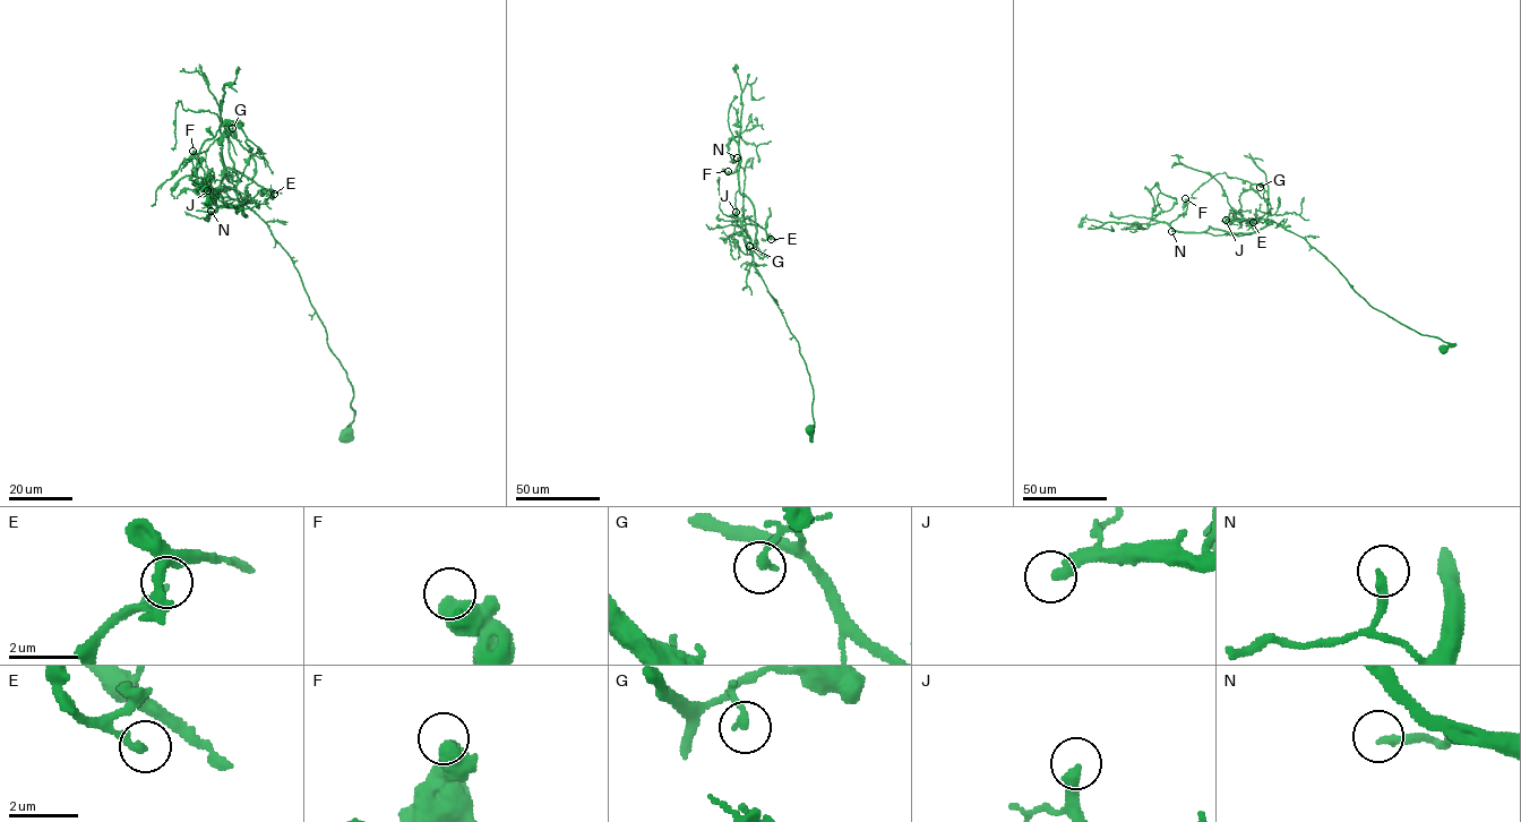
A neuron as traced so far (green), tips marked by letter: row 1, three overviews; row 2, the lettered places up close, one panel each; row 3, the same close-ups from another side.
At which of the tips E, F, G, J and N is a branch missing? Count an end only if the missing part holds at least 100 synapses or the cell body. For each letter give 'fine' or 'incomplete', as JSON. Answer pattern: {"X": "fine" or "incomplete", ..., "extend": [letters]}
{"E": "fine", "F": "fine", "G": "fine", "J": "incomplete", "N": "fine", "extend": ["J"]}

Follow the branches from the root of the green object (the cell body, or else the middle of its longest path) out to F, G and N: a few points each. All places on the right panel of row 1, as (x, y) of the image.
F: (1443, 349), (1373, 308), (1274, 222), (1247, 233), (1175, 230), (1185, 198)
G: (1443, 349), (1448, 343), (1420, 334), (1373, 308), (1303, 238), (1268, 221), (1268, 193), (1260, 187)
N: (1443, 349), (1448, 343), (1373, 308), (1322, 255), (1274, 222), (1247, 233), (1211, 227), (1171, 231)

